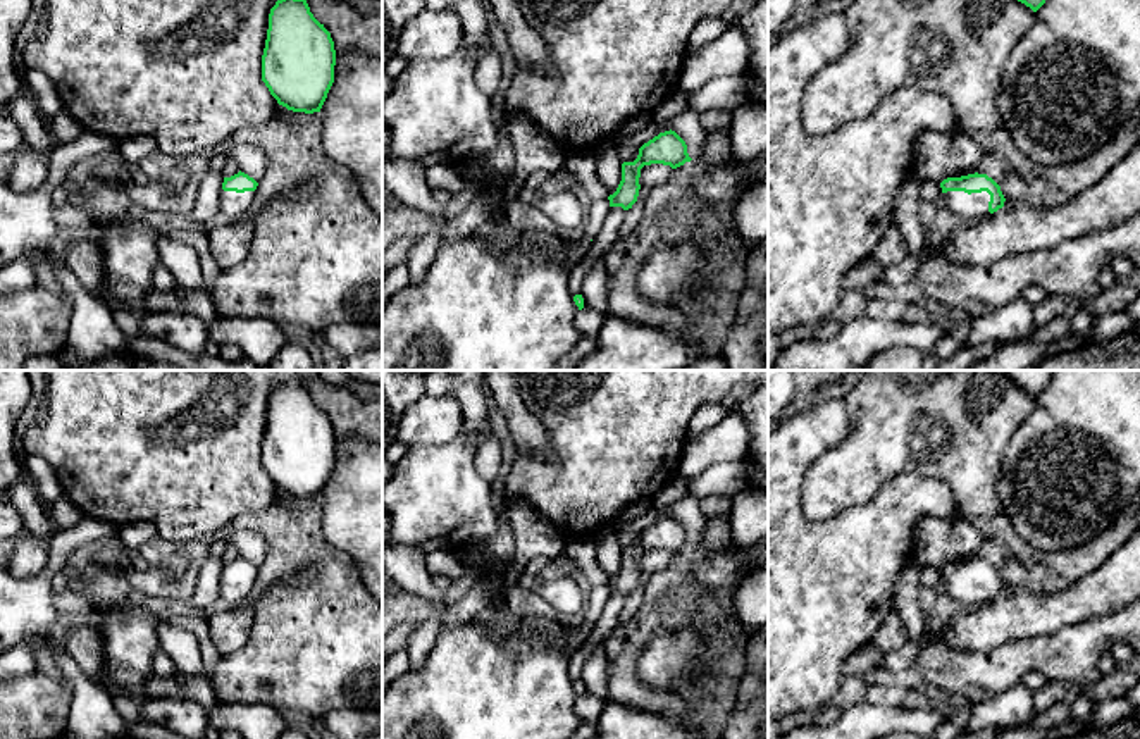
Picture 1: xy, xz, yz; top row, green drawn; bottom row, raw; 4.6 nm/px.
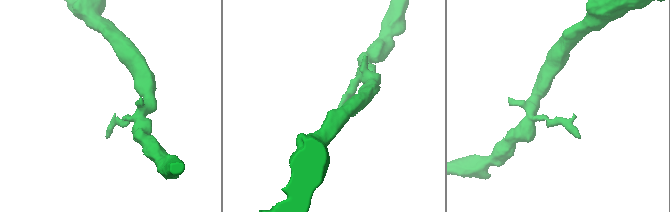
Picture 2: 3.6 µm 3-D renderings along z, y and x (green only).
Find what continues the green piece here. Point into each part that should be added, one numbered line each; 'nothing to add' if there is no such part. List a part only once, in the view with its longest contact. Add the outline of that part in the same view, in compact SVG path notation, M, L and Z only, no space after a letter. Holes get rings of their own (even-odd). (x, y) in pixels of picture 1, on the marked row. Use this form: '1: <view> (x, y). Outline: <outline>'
1: yz (973, 207). Outline: M964 191L944 193L944 203L957 215L964 217L966 220L980 220L990 215L988 202L990 195L987 191L971 193L971 195Z

